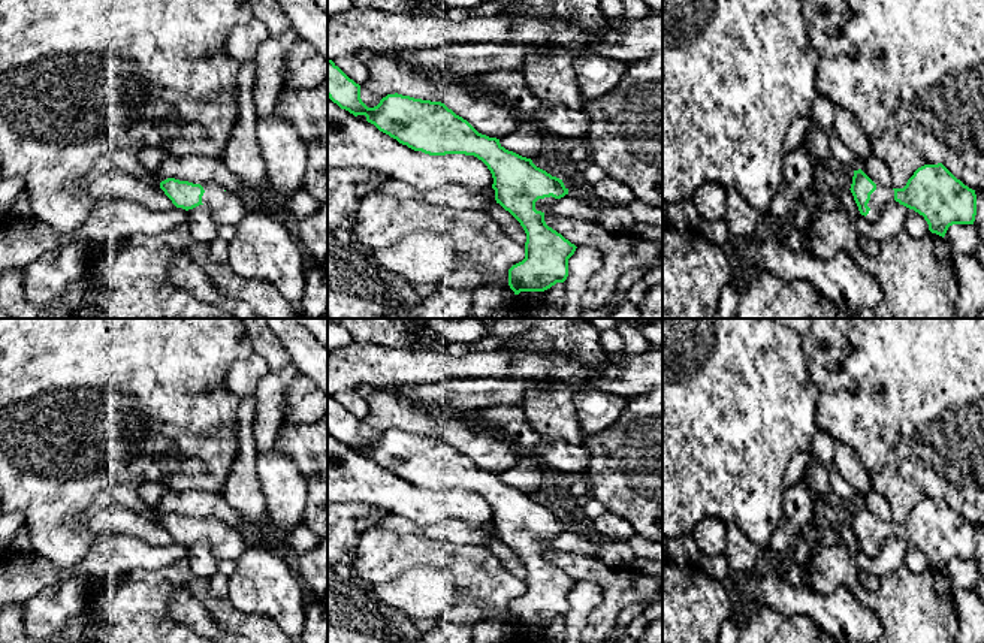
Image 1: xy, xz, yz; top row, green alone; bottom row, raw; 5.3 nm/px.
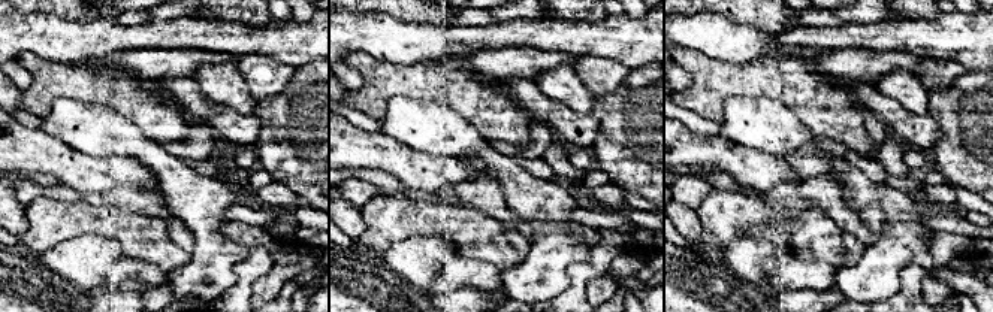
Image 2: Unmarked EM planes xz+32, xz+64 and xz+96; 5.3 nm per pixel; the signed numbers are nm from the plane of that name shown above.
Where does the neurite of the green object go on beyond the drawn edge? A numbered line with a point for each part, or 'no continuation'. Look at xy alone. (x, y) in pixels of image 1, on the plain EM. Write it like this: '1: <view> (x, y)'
1: xy (226, 543)

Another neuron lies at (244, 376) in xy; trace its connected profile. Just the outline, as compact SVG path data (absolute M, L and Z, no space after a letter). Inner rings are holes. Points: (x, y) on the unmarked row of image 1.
M253 353L247 359L233 362L226 377L227 389L239 399L254 396L259 381L269 372L263 356Z

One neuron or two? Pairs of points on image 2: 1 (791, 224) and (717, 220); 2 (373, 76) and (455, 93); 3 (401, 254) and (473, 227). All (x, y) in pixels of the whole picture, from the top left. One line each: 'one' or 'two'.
1: one
2: one
3: two

